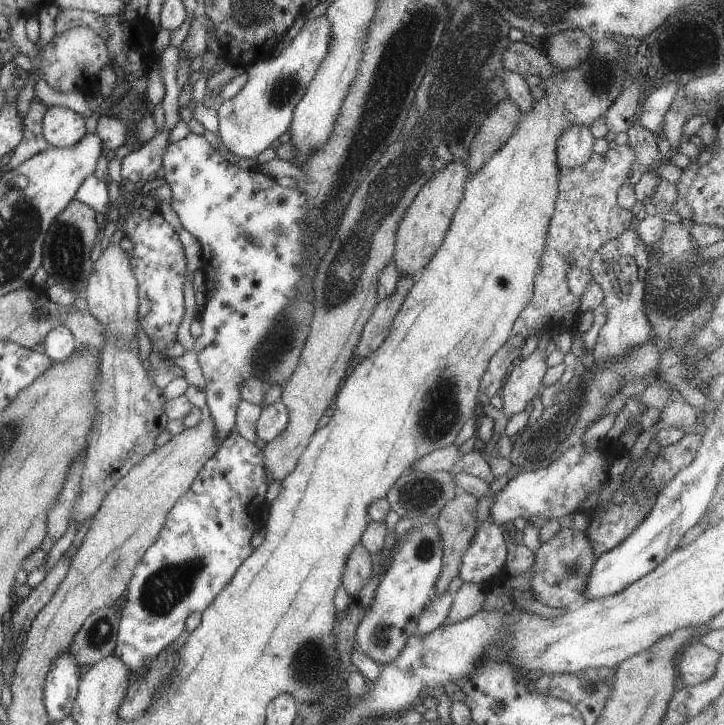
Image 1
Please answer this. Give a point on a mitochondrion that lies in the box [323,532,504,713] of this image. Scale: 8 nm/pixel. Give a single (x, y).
(423, 550)

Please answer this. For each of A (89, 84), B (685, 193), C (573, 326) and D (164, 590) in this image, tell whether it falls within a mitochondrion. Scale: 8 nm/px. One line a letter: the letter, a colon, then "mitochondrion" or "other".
A: other
B: other
C: other
D: mitochondrion

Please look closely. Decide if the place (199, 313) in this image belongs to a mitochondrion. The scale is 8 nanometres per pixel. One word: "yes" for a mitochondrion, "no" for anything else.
no

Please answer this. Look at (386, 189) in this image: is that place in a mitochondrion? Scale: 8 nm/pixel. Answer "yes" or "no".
yes

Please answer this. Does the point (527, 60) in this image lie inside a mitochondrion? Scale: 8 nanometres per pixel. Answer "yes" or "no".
no

